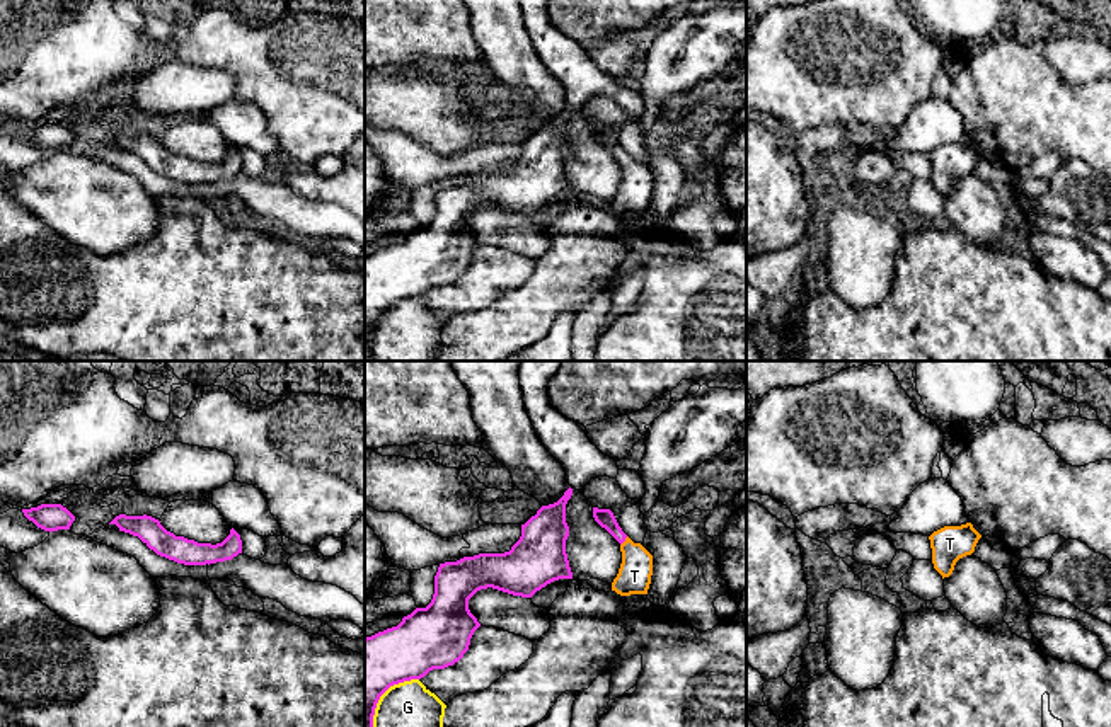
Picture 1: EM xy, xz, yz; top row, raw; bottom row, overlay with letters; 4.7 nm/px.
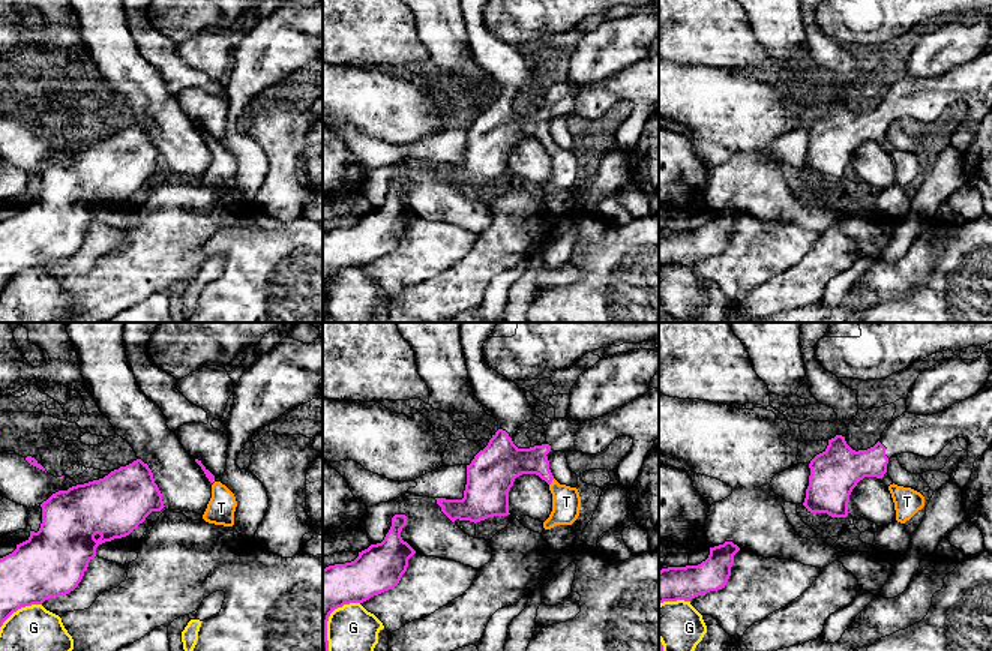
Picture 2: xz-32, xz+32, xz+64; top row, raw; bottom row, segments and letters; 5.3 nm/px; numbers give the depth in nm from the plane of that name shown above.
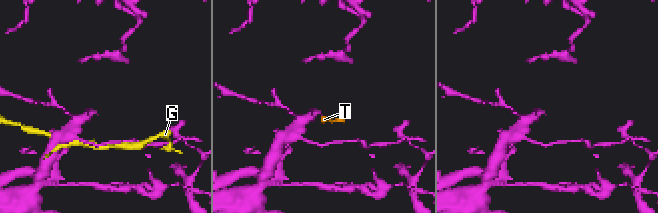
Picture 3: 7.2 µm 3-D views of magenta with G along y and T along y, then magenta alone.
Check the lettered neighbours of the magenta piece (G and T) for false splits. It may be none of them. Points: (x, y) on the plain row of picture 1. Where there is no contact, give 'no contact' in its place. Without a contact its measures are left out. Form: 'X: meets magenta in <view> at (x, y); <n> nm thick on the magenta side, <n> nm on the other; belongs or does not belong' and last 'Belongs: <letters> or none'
G: meets magenta in xz at (379, 317); 280 nm thick on the magenta side, 320 nm on the other; does not belong
T: meets magenta in xz at (624, 159); 90 nm thick on the magenta side, 160 nm on the other; belongs
Belongs: T

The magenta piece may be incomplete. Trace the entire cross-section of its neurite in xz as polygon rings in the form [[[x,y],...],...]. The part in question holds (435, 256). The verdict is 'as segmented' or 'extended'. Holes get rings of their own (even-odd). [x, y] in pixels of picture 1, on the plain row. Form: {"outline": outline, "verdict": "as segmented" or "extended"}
{"outline": [[[569,106],[557,121],[542,124],[521,143],[521,155],[509,170],[479,172],[440,182],[431,221],[426,226],[416,226],[397,245],[365,257],[365,361],[371,359],[377,322],[390,305],[421,298],[433,288],[453,284],[469,269],[470,257],[481,245],[469,228],[469,218],[477,209],[492,206],[513,215],[532,216],[554,199],[573,197],[566,172],[569,155],[566,123],[571,114]]], "verdict": "as segmented"}

